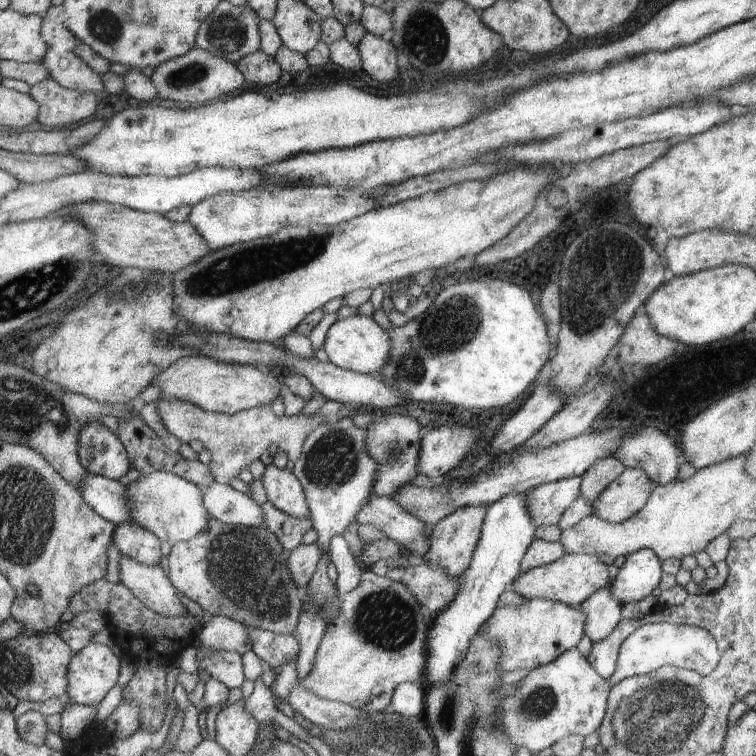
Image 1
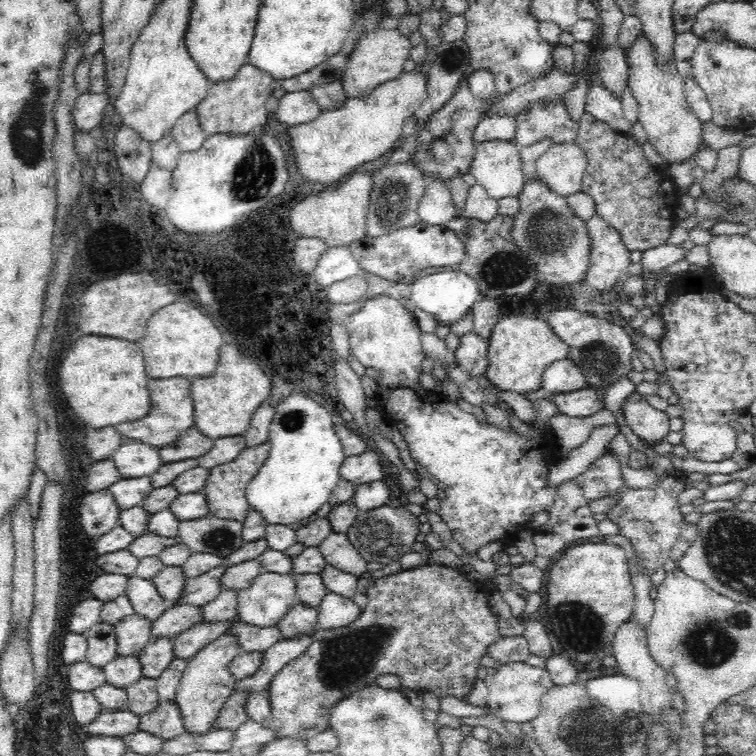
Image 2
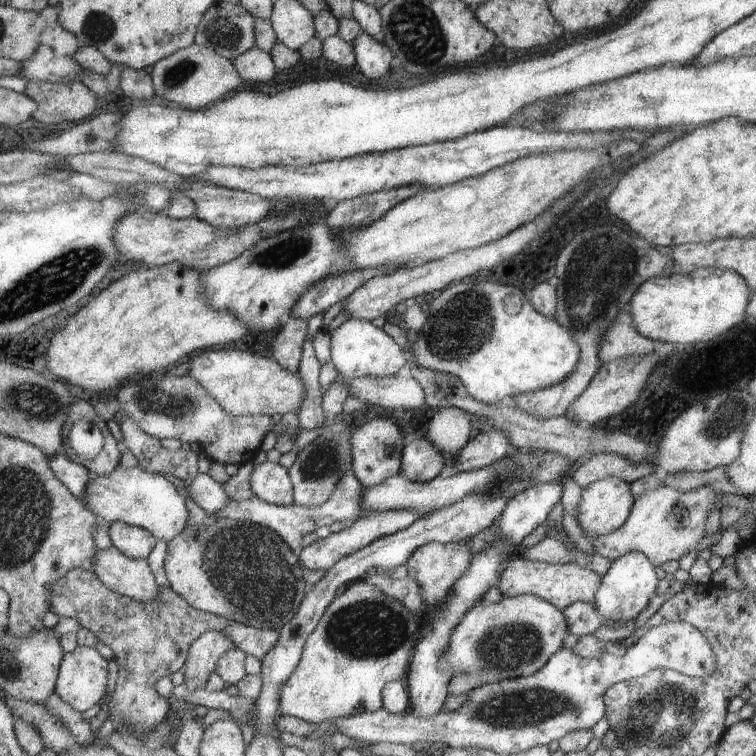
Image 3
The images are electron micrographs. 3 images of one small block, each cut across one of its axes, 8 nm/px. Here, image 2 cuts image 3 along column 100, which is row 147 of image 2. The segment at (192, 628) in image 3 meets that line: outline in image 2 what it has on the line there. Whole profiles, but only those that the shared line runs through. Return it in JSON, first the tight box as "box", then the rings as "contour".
{"box":[575,113,681,252],"contour":[[[588,113],[580,117],[580,128],[575,143],[584,149],[585,156],[588,158],[580,190],[595,200],[596,215],[620,232],[624,247],[630,252],[644,252],[665,244],[676,222],[675,211],[681,198],[678,185],[667,177],[665,172],[659,171],[648,162],[642,146],[638,146],[634,138],[615,132],[606,122],[601,122]]]}

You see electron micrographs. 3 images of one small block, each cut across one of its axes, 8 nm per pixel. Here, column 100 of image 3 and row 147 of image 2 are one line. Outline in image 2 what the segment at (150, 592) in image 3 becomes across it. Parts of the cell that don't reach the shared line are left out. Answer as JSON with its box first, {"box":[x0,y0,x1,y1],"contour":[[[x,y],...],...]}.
{"box":[536,142,587,198],"contour":[[[575,142],[556,144],[536,160],[536,174],[552,192],[566,198],[580,191],[587,165],[584,149]]]}

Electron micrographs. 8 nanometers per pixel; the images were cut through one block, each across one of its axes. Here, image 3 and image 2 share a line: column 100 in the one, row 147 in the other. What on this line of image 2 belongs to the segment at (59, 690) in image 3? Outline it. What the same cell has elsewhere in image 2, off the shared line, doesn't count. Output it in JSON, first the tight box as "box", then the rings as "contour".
{"box":[625,34,703,162],"contour":[[[644,34],[636,37],[625,52],[627,62],[627,87],[638,102],[638,118],[648,135],[648,142],[654,144],[658,154],[668,162],[682,162],[690,156],[696,156],[696,150],[702,150],[700,128],[703,123],[691,112],[685,96],[684,78],[676,69],[676,60],[672,59],[660,68],[656,64],[656,52],[652,43]]]}

